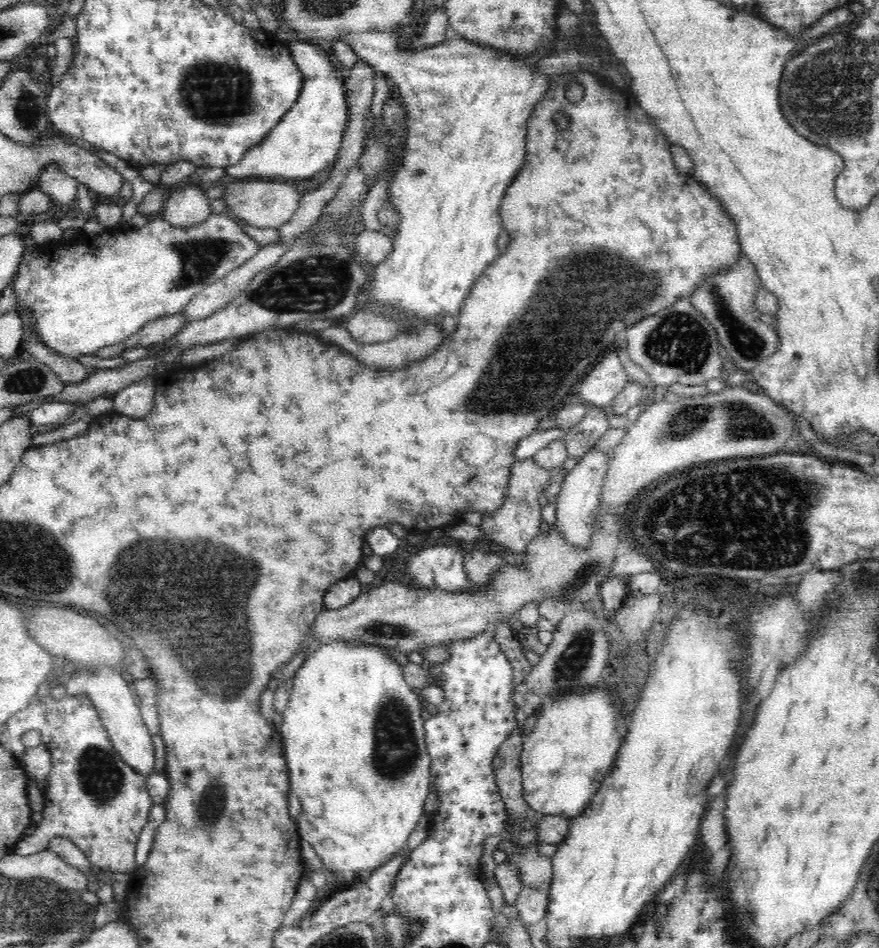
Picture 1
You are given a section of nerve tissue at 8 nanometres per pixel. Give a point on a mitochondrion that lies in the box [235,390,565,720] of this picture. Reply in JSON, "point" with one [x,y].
{"point":[404,632]}

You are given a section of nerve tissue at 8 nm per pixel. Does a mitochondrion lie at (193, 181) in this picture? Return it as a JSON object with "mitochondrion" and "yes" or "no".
{"mitochondrion":"no"}

